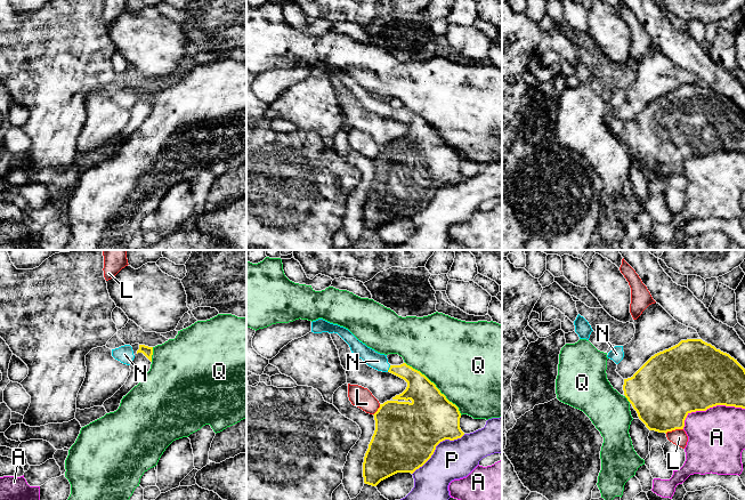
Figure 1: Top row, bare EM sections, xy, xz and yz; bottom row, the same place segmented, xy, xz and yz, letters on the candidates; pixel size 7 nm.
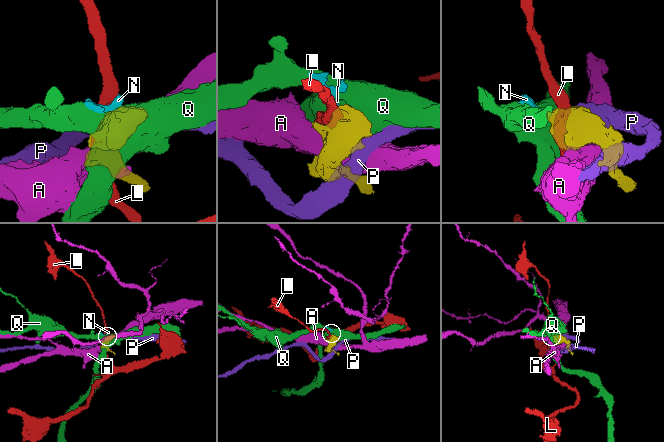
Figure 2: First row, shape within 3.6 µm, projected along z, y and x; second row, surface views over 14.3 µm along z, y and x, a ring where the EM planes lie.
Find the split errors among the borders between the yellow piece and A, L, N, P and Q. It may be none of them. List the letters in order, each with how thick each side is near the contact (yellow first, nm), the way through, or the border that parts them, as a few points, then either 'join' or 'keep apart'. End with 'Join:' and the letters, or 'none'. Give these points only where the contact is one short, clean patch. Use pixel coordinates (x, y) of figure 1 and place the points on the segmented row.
A: 500 nm thick on the yellow side, 400 nm on the other; keep apart
L: 420 nm thick on the yellow side, 120 nm on the other; keep apart
N: 180 nm thick on the yellow side, 120 nm on the other; runs through xz (419, 388), (403, 371), (389, 369), (378, 361); join
P: 460 nm thick on the yellow side, 280 nm on the other; keep apart
Q: 360 nm thick on the yellow side, 480 nm on the other; keep apart
Join: N

